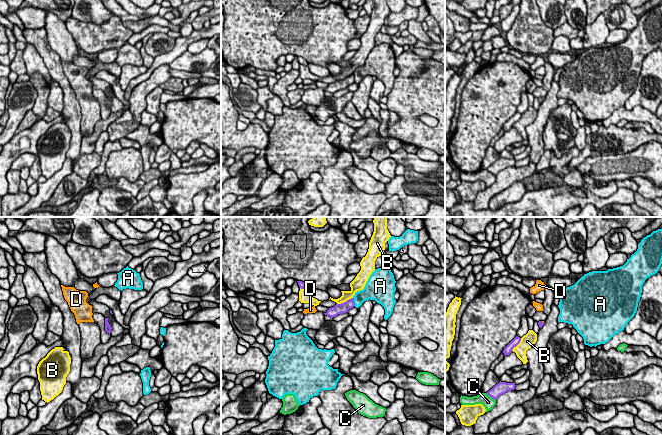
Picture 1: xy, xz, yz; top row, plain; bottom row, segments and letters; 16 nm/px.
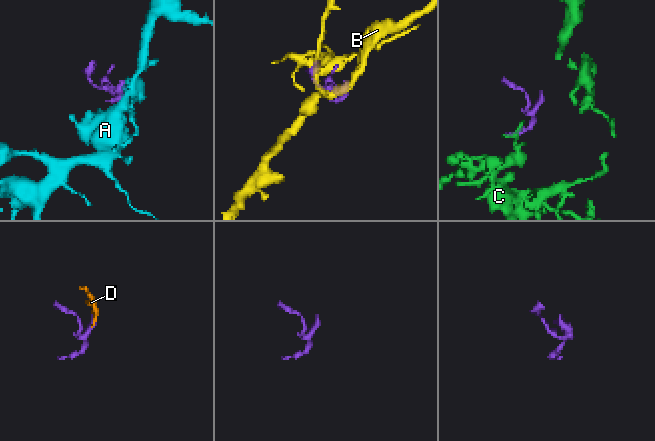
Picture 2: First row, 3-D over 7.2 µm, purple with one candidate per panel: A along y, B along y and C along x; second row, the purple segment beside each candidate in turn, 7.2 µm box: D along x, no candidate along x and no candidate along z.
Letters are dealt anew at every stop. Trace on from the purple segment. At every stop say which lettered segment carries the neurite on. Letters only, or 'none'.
D

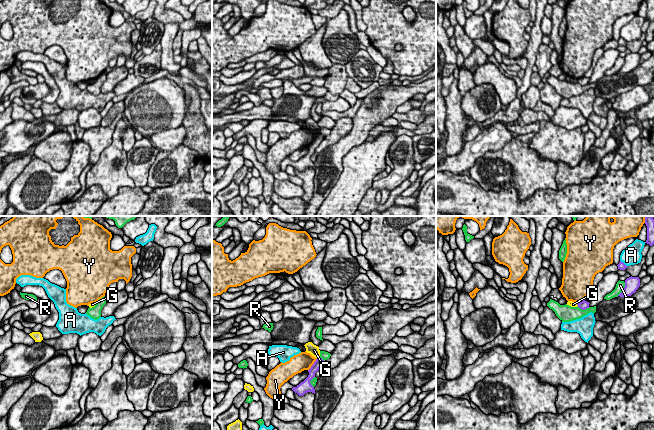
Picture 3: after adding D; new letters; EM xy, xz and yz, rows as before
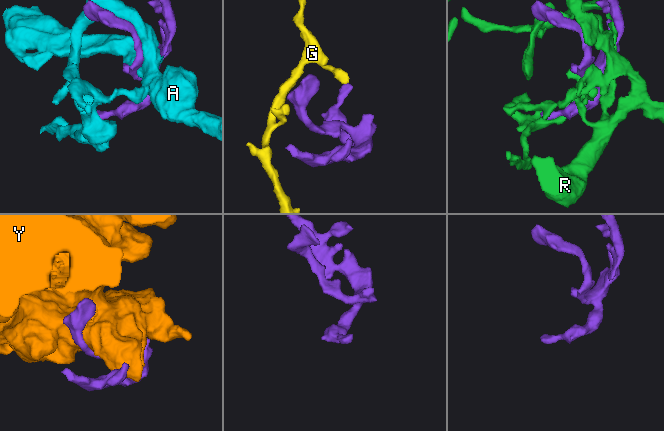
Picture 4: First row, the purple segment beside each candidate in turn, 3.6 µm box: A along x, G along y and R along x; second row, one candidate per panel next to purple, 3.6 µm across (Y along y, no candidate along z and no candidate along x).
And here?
none

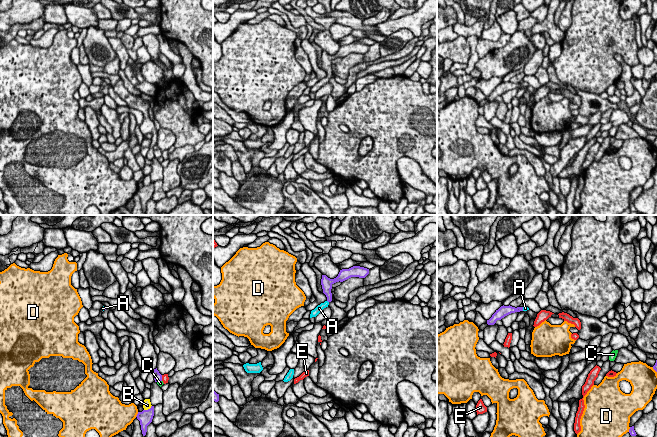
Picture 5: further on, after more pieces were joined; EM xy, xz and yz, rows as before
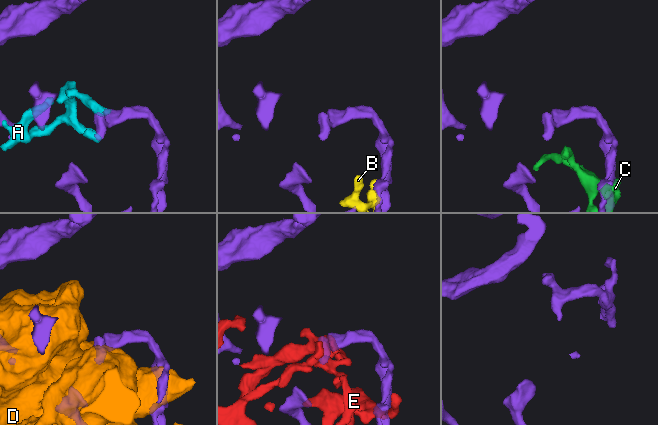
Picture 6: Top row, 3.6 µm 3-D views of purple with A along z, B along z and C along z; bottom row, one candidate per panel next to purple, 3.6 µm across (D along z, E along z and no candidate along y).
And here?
A

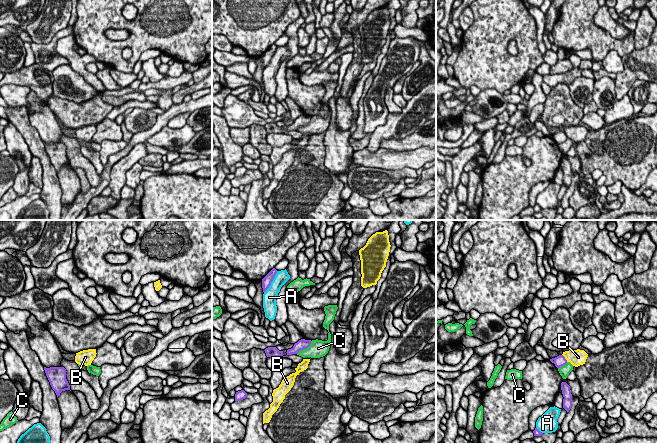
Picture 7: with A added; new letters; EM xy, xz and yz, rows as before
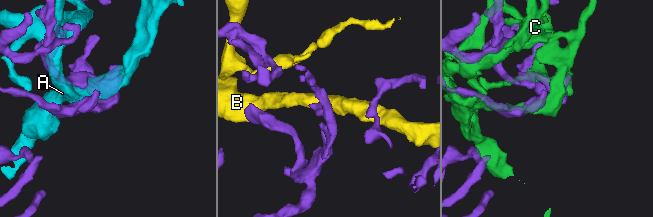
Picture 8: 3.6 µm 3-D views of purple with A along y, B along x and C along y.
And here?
none

